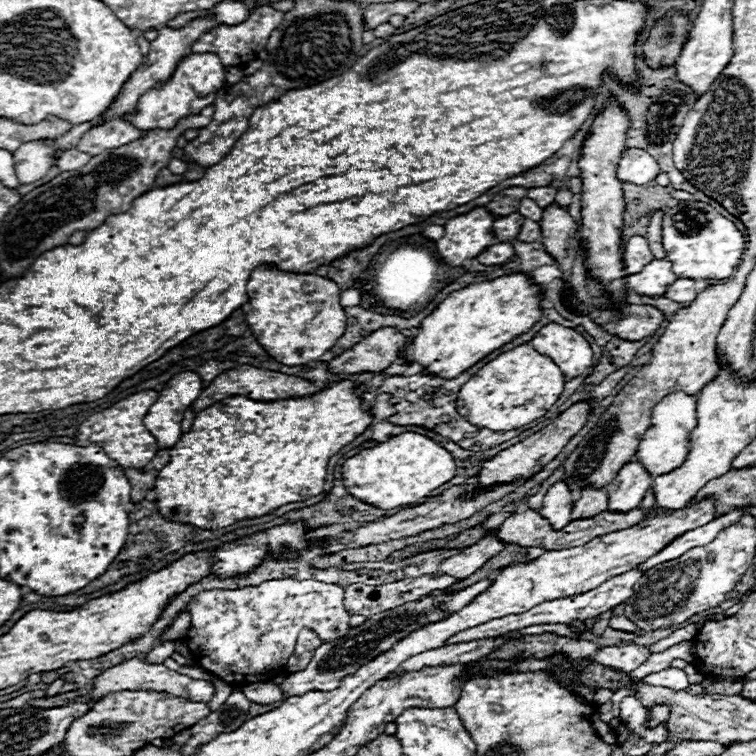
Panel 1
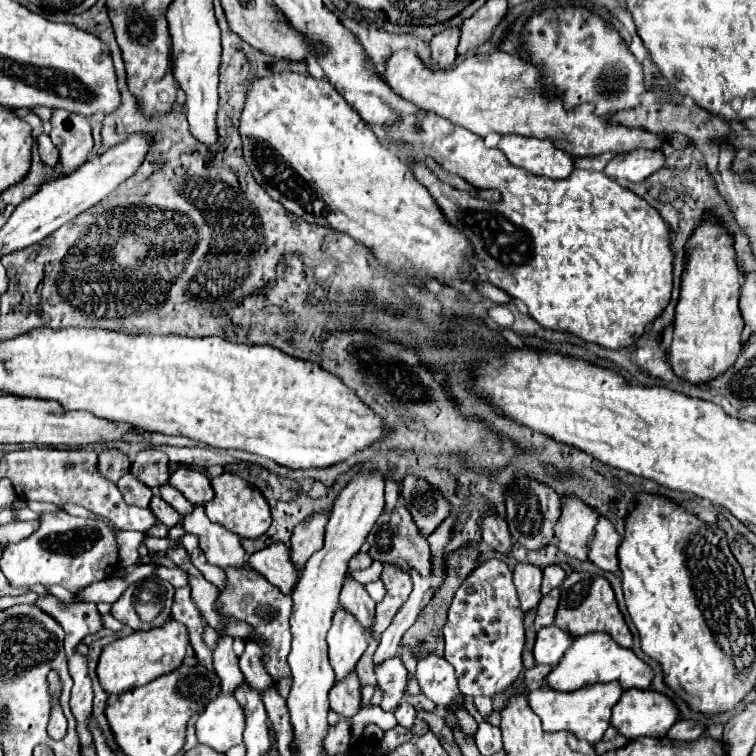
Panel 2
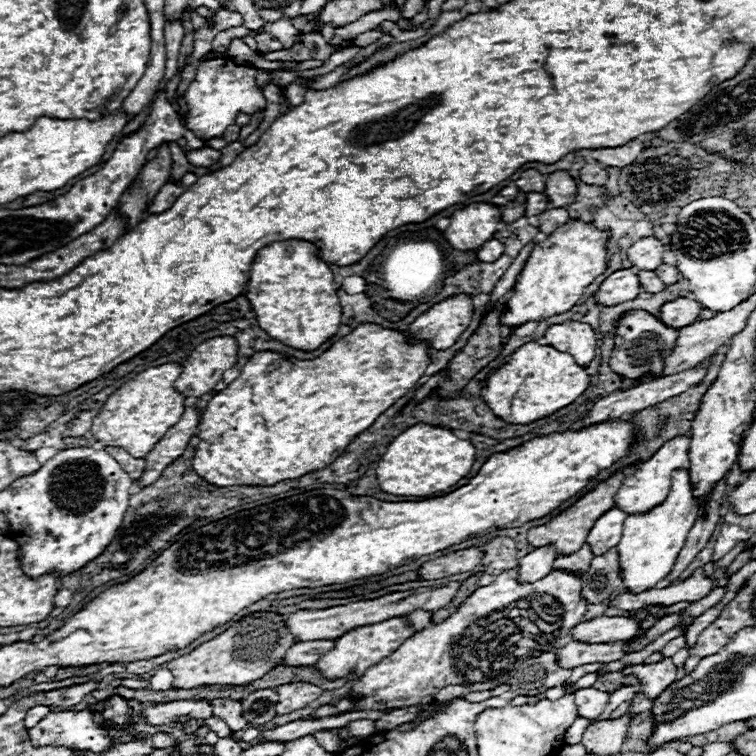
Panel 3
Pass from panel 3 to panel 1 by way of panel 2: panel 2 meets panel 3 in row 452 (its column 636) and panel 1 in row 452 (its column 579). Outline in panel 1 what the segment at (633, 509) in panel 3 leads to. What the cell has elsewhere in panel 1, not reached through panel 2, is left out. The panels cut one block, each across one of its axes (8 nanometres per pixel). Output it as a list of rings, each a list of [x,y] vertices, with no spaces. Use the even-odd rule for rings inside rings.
[[[684,392],[668,394],[662,402],[658,402],[658,406],[654,406],[652,426],[644,434],[636,458],[646,466],[646,470],[652,476],[660,476],[682,466],[682,462],[690,452],[690,432],[694,426],[696,426],[696,396]]]

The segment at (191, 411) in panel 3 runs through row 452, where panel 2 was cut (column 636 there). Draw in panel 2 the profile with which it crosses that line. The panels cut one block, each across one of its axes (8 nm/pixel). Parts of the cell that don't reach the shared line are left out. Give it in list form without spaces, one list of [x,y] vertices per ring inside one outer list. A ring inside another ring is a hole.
[[[630,150],[628,154],[614,156],[604,168],[604,174],[622,184],[644,182],[650,174],[660,170],[664,162],[666,156],[662,150]]]

